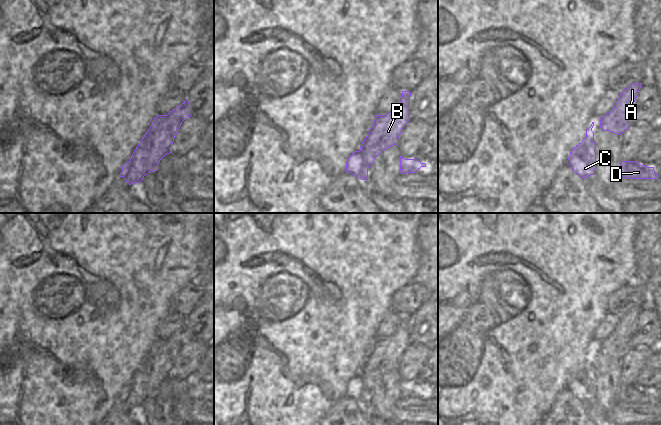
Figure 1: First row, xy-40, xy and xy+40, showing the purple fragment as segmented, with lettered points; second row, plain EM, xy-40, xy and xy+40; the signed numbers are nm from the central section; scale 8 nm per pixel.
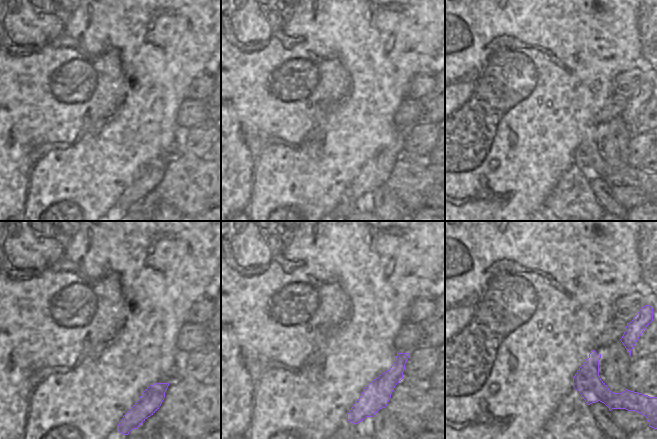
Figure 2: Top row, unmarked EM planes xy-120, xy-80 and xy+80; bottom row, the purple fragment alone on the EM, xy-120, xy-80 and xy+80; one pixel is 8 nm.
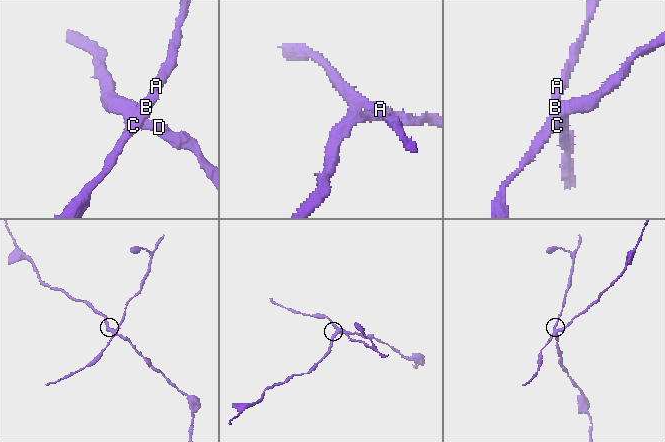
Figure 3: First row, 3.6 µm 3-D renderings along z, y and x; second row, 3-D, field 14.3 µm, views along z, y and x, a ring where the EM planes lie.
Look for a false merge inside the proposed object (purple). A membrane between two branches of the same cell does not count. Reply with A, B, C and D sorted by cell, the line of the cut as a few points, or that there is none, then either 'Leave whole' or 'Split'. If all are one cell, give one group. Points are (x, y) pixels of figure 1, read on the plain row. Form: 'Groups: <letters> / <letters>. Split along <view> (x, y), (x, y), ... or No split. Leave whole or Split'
Groups: A B / C D. Split along xy+40 (585, 361), (587, 375), (595, 385). Split.

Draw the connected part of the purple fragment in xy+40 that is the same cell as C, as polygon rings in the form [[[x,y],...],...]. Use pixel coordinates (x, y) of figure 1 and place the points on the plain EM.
[[[584,362],[581,367],[572,373],[567,384],[567,388],[577,399],[583,403],[594,399],[596,387],[594,382],[591,381],[588,376],[588,372],[586,370],[586,362]]]

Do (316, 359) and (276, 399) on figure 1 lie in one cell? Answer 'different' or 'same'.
same

